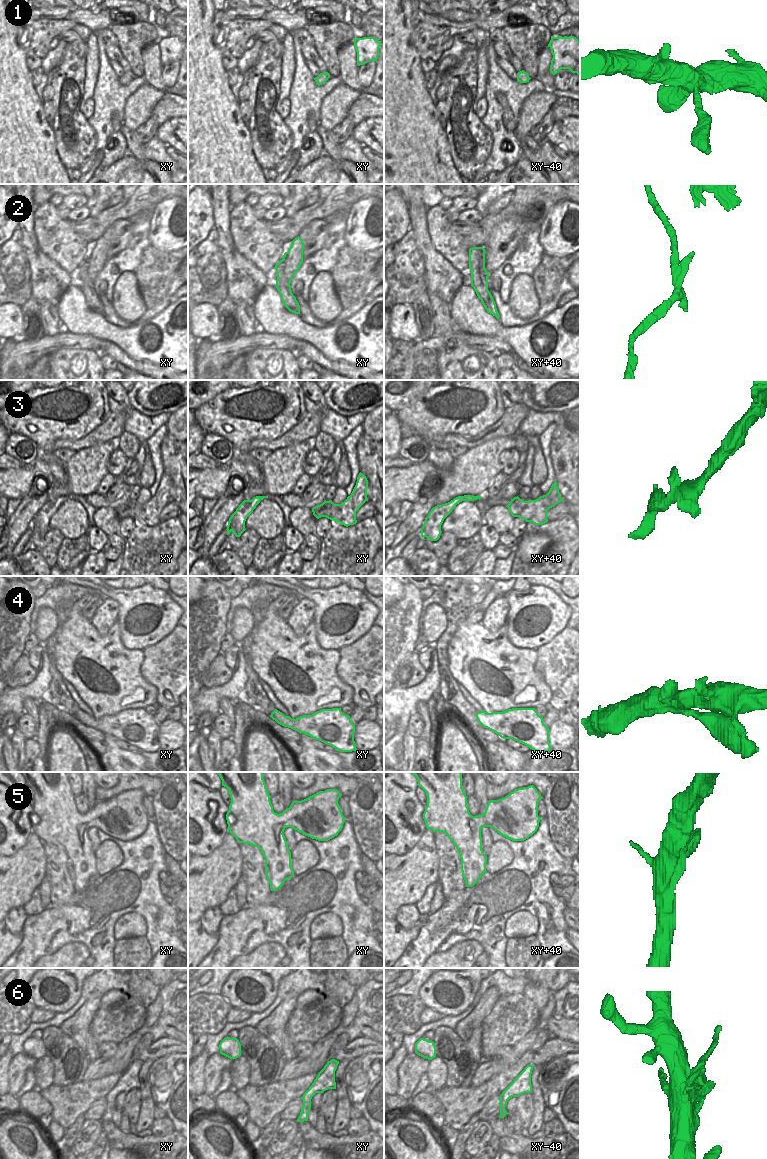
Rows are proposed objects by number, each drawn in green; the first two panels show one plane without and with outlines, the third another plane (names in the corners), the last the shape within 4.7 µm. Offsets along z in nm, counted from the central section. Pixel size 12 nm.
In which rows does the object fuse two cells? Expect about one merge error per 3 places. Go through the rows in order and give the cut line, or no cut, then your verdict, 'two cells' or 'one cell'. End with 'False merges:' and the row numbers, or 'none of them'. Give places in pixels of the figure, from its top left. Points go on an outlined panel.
1: no cut; one cell
2: cut in xy along (287, 252), (281, 261), (281, 267), (290, 282); two cells
3: no cut; one cell
4: no cut; one cell
5: no cut; one cell
6: cut in xy along (303, 1104), (308, 1111); two cells
False merges: 2, 6

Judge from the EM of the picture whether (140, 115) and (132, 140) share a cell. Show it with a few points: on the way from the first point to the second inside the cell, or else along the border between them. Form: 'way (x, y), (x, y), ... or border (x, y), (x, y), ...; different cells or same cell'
border (123, 124), (133, 131); different cells

